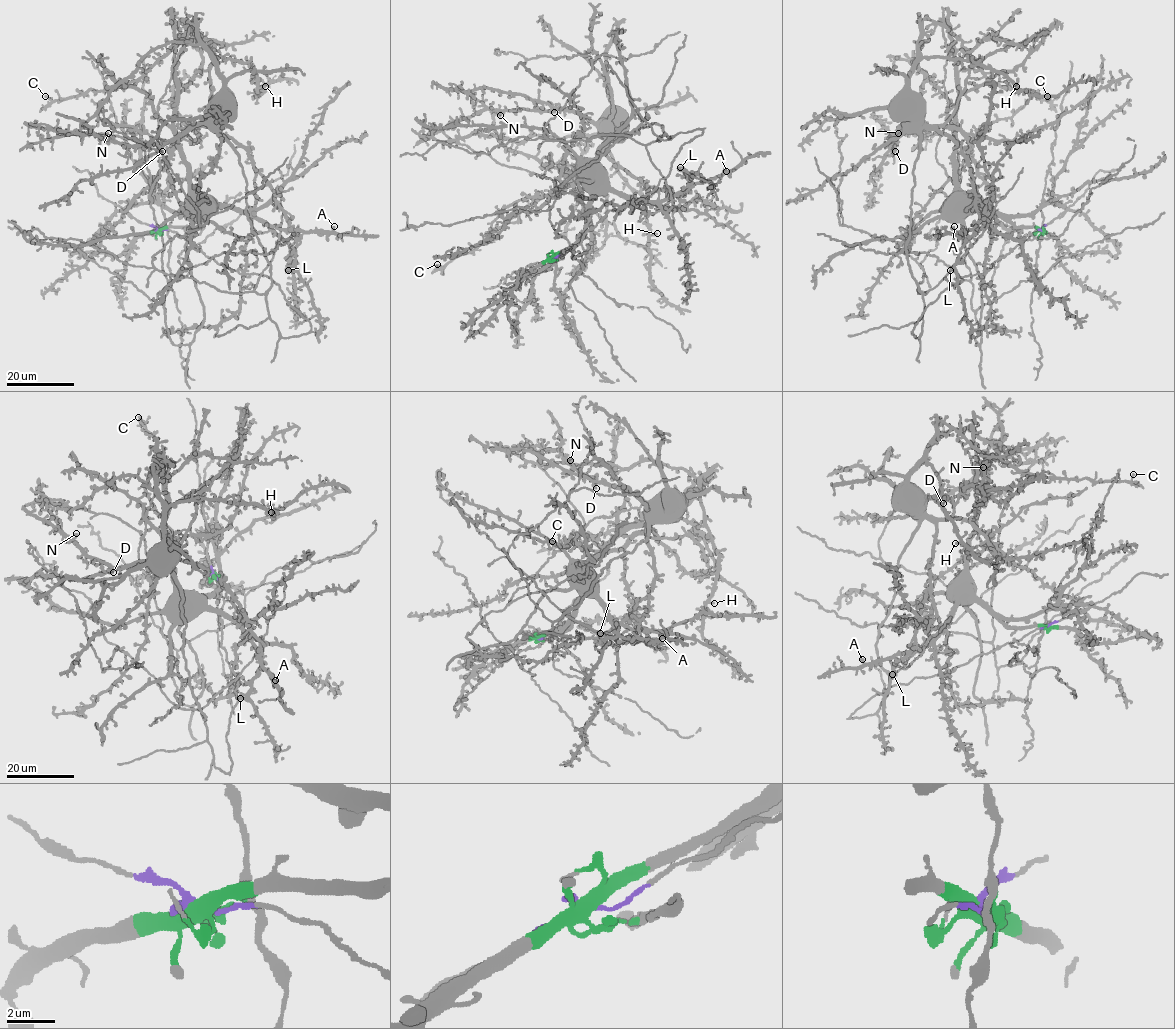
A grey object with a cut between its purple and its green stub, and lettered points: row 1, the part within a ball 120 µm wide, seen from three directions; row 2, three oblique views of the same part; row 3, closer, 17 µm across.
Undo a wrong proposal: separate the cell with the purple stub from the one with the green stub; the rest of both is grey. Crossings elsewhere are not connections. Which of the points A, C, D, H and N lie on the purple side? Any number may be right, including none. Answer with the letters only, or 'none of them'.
C, D, H, N

